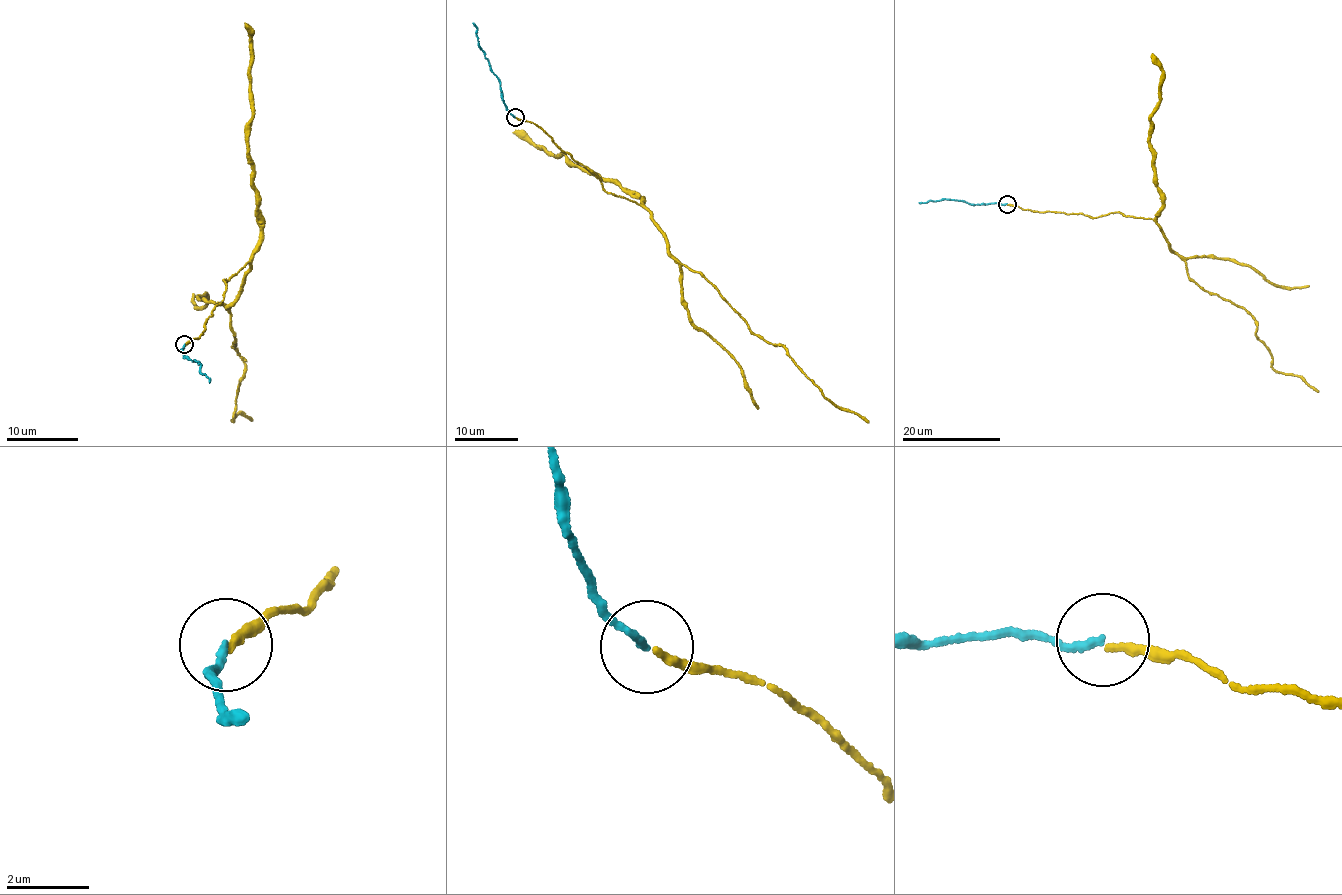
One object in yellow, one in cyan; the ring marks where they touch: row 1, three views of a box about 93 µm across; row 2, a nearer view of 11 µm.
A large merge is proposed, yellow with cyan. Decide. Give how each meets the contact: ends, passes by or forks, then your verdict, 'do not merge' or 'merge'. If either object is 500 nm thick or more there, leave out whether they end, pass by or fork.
yellow ends there; cyan ends there; merge

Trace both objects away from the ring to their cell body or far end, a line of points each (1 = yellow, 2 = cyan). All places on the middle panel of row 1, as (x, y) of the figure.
1: (515, 117), (609, 193), (649, 211), (671, 255), (747, 327), (788, 349), (825, 397), (868, 423)
2: (515, 117), (503, 100), (501, 81), (490, 68), (490, 62), (477, 41), (477, 27), (474, 24)

